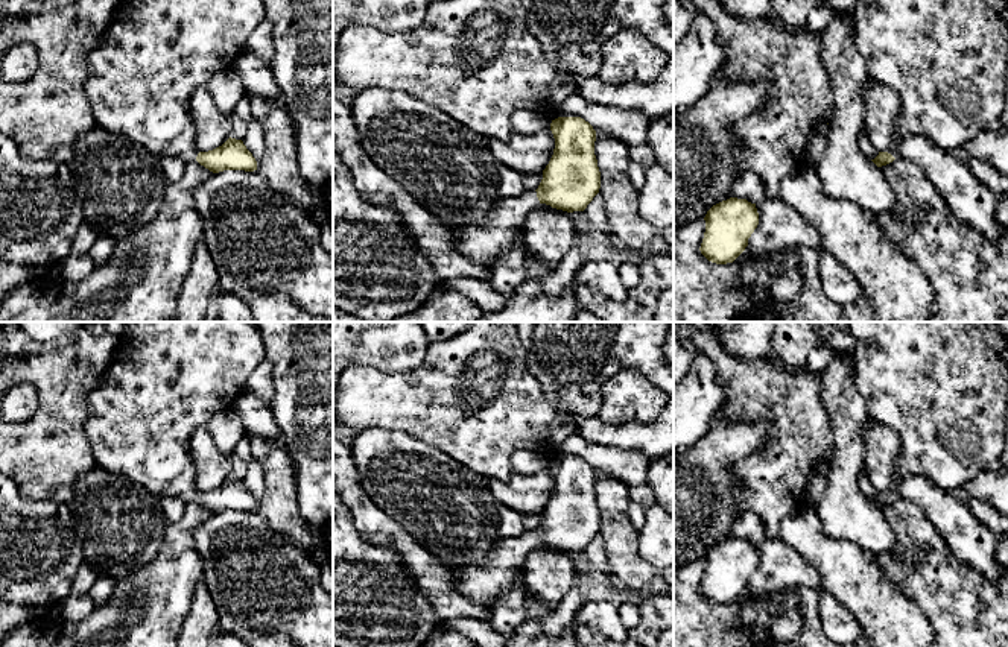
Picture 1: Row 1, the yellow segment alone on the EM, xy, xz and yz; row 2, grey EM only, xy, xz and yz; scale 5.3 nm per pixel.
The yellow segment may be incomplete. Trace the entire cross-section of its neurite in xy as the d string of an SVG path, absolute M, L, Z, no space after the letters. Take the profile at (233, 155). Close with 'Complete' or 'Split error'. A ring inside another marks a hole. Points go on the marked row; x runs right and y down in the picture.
M119 0L113 23L88 53L84 93L94 125L158 156L198 161L213 173L257 170L242 140L199 152L189 100L214 73L234 67L251 32L266 18L263 0Z. Split error

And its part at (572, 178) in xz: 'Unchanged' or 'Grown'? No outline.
Grown

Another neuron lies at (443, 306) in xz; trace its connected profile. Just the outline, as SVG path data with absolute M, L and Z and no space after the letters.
M436 287L420 308L388 322L479 322L483 314L464 295Z

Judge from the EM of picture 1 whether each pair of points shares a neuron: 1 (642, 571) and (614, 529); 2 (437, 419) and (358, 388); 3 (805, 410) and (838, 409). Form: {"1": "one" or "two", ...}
{"1": "one", "2": "one", "3": "two"}

